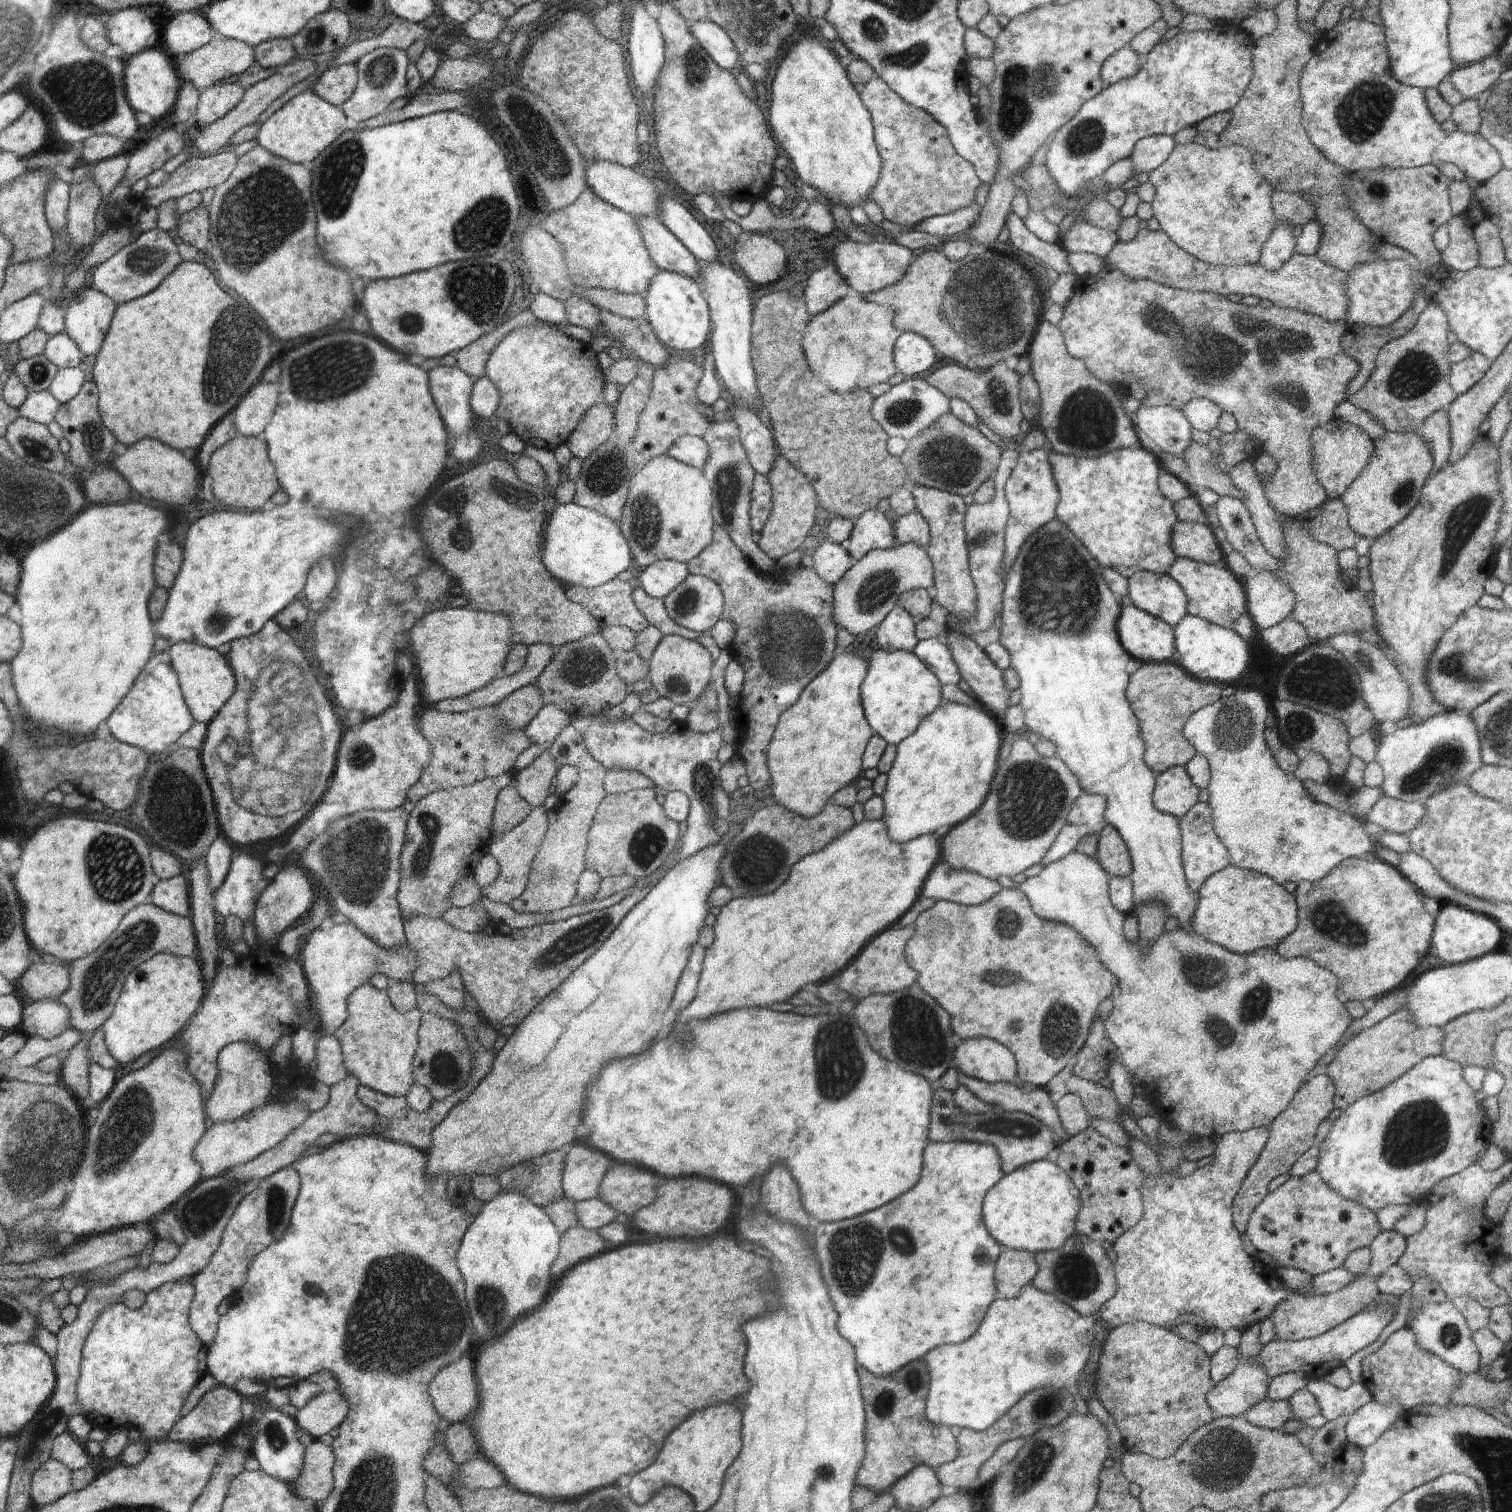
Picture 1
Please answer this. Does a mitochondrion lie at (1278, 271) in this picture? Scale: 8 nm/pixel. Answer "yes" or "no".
no

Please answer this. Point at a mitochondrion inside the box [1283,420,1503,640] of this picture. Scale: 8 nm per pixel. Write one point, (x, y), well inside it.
(1463, 520)

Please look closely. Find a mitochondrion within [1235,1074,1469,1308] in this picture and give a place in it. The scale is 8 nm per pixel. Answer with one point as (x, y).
(1419, 1132)

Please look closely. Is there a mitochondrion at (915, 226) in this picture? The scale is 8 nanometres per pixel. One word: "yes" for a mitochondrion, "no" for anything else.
no

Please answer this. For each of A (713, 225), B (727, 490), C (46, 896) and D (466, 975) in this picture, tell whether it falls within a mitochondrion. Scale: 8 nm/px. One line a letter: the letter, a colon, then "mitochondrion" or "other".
A: other
B: mitochondrion
C: other
D: other

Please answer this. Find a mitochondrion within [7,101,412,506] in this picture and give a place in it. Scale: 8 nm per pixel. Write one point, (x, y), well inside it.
(267, 205)

